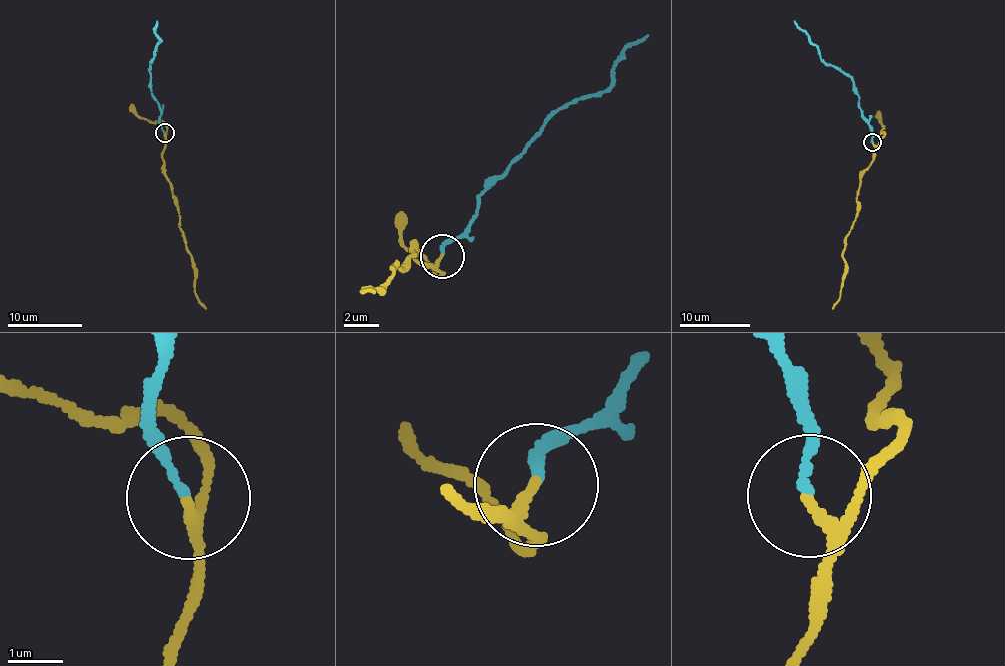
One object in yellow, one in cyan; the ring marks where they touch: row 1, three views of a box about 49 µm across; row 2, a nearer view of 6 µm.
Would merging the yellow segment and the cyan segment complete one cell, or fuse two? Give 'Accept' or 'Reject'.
Reject

